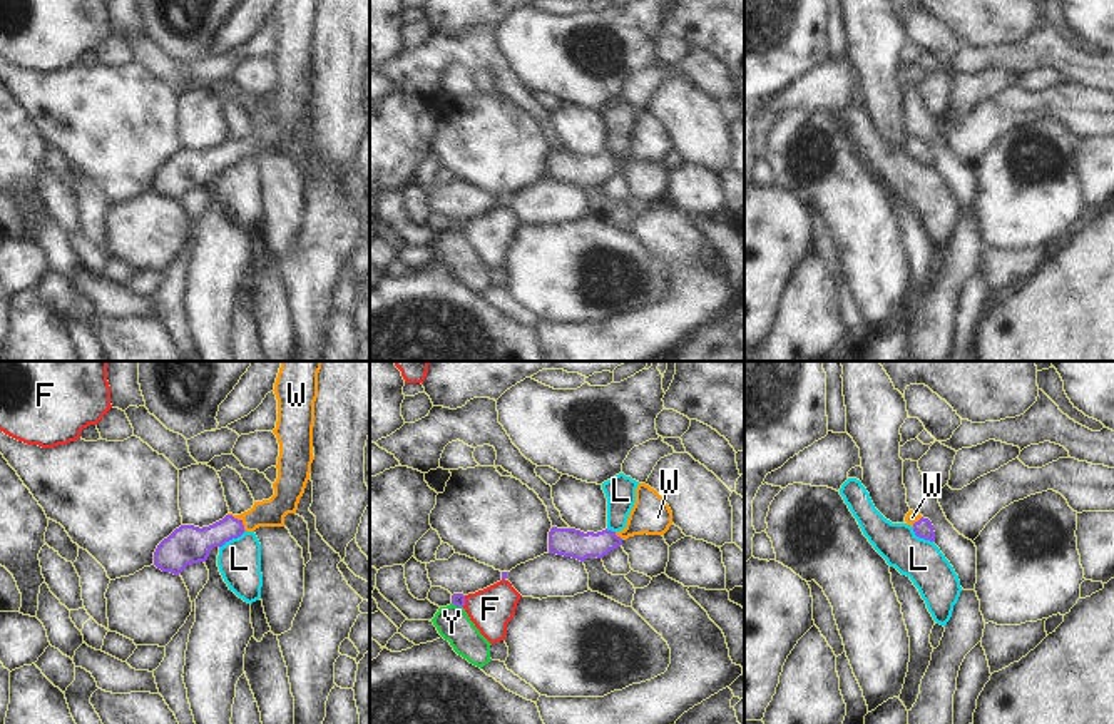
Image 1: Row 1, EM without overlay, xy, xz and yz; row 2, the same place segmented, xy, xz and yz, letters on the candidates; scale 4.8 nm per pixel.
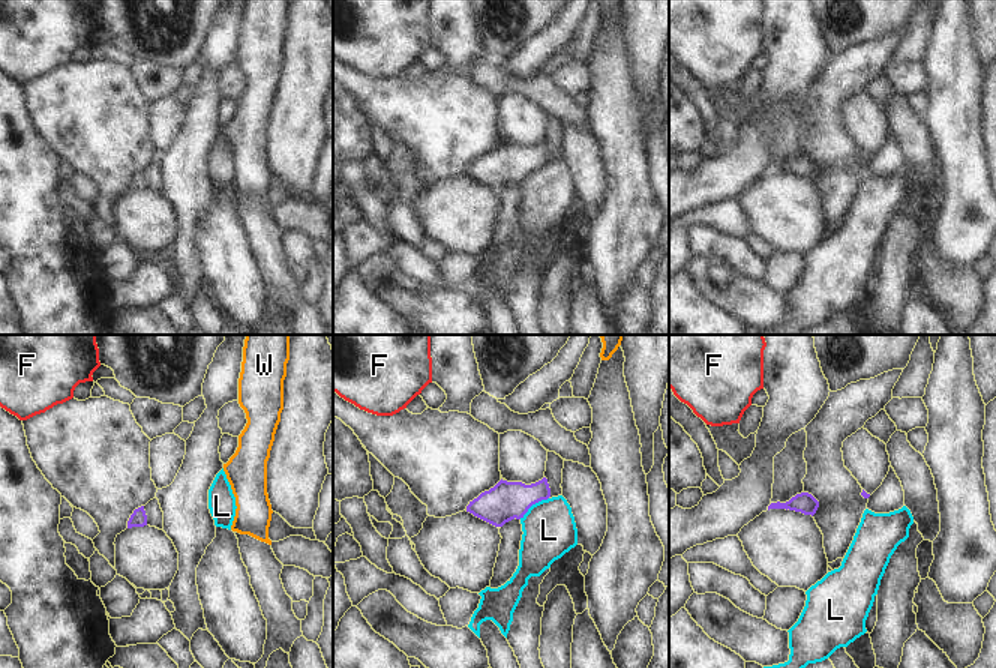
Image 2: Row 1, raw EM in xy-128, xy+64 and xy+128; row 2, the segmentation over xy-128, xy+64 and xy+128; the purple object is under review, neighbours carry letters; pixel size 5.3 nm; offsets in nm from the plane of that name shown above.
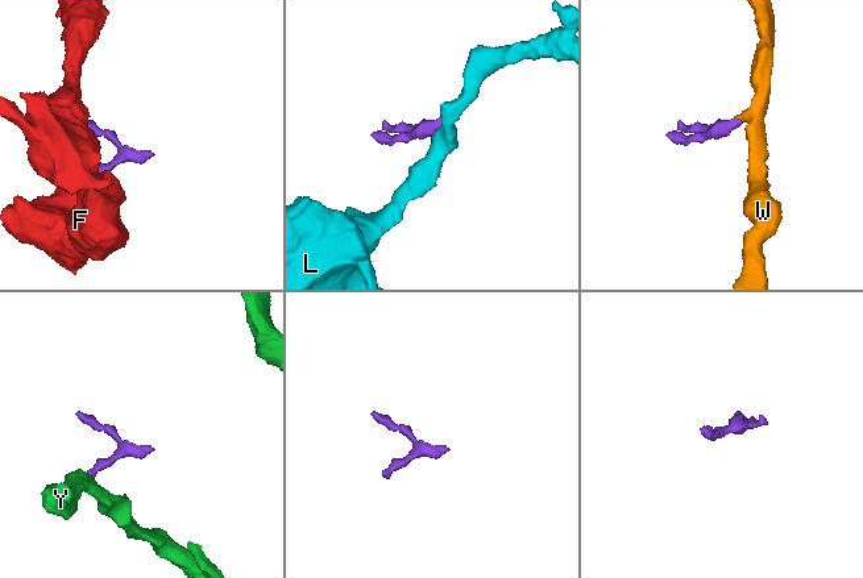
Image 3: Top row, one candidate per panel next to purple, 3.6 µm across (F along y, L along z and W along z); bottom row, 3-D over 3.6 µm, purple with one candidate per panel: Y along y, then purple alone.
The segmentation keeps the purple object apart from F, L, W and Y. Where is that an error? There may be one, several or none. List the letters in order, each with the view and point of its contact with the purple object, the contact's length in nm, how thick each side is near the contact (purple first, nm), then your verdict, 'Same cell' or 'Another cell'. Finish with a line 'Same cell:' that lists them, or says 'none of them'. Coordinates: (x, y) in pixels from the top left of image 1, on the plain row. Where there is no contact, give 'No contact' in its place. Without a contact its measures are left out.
F: Touches purple at xz (464, 226). Shared border 60 nm. Thickness 60 nm (purple) against 200 nm. Another cell
L: Touches purple at xy (231, 164). Shared border 150 nm. Thickness 190 nm (purple) against 200 nm. Another cell
W: Touches purple at xy (240, 146). Shared border 130 nm. Thickness 160 nm (purple) against 130 nm. Same cell
Y: Touches purple at xz (457, 231). Shared border 60 nm. Thickness 60 nm (purple) against 160 nm. Another cell
Same cell: W.

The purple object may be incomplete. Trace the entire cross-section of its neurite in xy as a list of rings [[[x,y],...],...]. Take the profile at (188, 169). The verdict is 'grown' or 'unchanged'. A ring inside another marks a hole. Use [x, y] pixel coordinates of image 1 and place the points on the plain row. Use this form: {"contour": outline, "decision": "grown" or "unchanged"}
{"contour": [[[278,0],[274,8],[278,47],[273,59],[279,69],[278,104],[269,125],[209,152],[181,150],[154,177],[154,191],[179,201],[187,191],[206,187],[214,172],[254,157],[259,152],[284,152],[284,142],[296,139],[311,99],[314,27],[318,0]]], "decision": "grown"}

